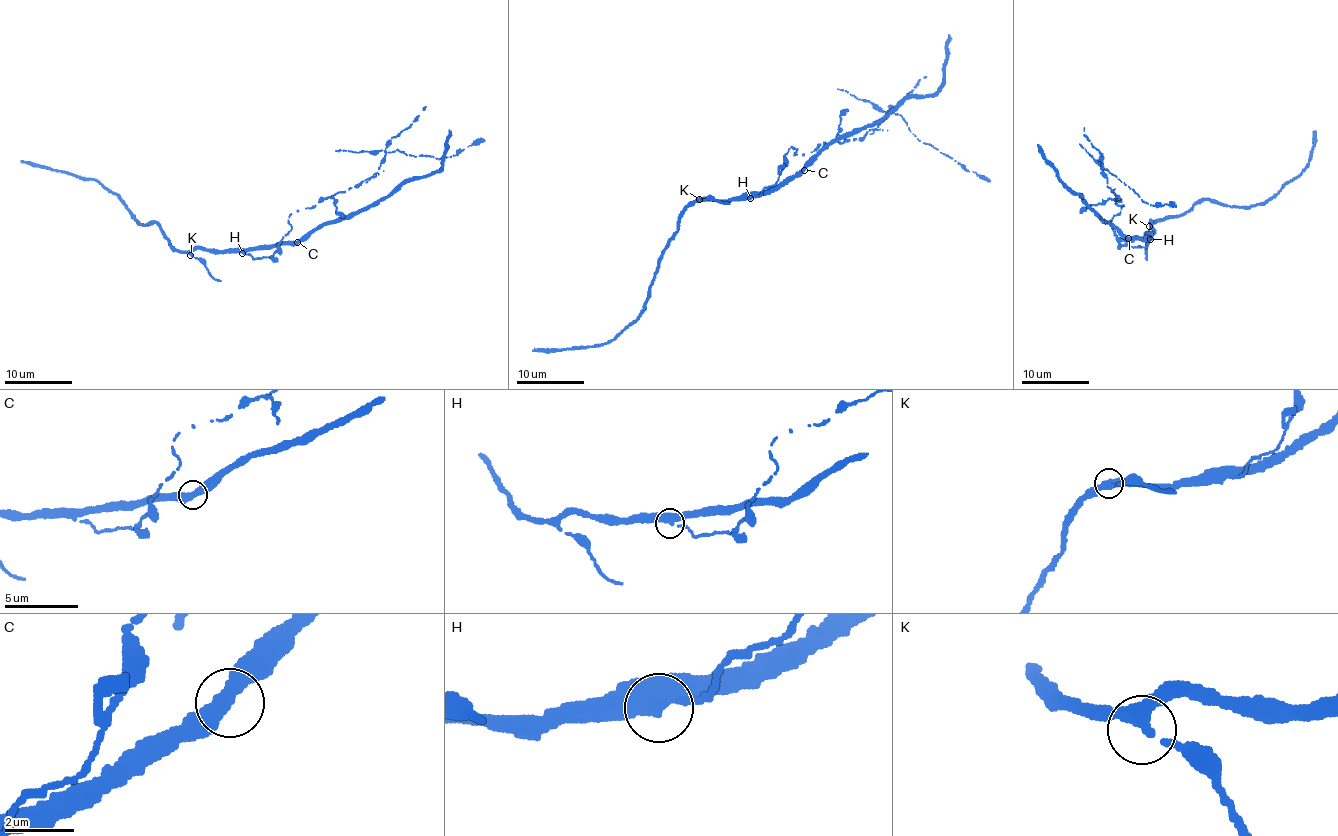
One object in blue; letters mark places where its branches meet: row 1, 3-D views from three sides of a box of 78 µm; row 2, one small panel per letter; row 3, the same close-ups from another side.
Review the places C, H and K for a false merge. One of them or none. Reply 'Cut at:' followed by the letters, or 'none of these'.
Cut at: H

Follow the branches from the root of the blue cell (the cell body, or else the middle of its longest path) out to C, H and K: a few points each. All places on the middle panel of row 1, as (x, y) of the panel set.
C: (769, 185), (761, 194), (754, 196), (779, 189), (804, 170)
H: (769, 185), (761, 194), (751, 198)
K: (769, 185), (757, 197), (699, 199)

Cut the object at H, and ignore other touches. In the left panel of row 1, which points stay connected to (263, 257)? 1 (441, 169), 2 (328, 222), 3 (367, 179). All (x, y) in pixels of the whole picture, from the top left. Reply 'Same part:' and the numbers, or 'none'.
Same part: 3

